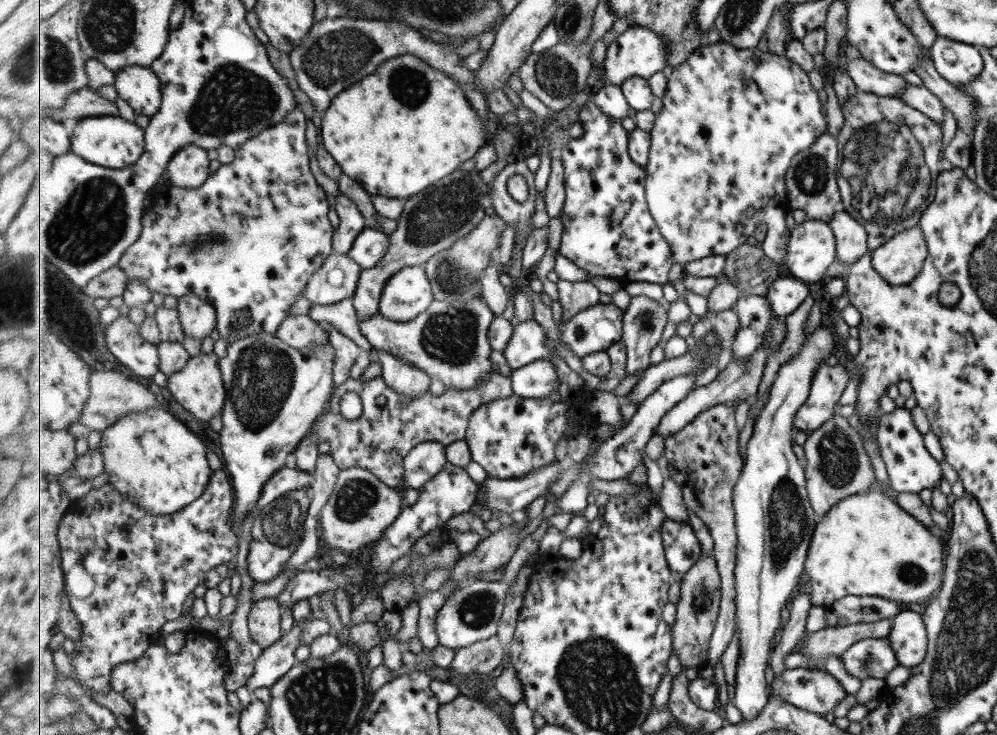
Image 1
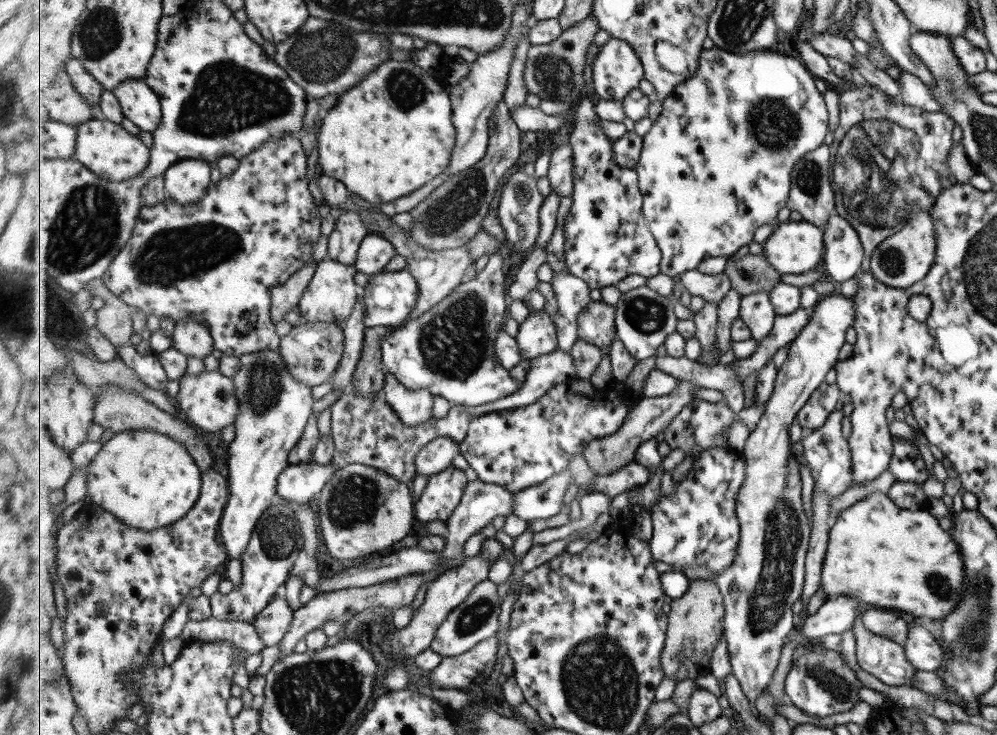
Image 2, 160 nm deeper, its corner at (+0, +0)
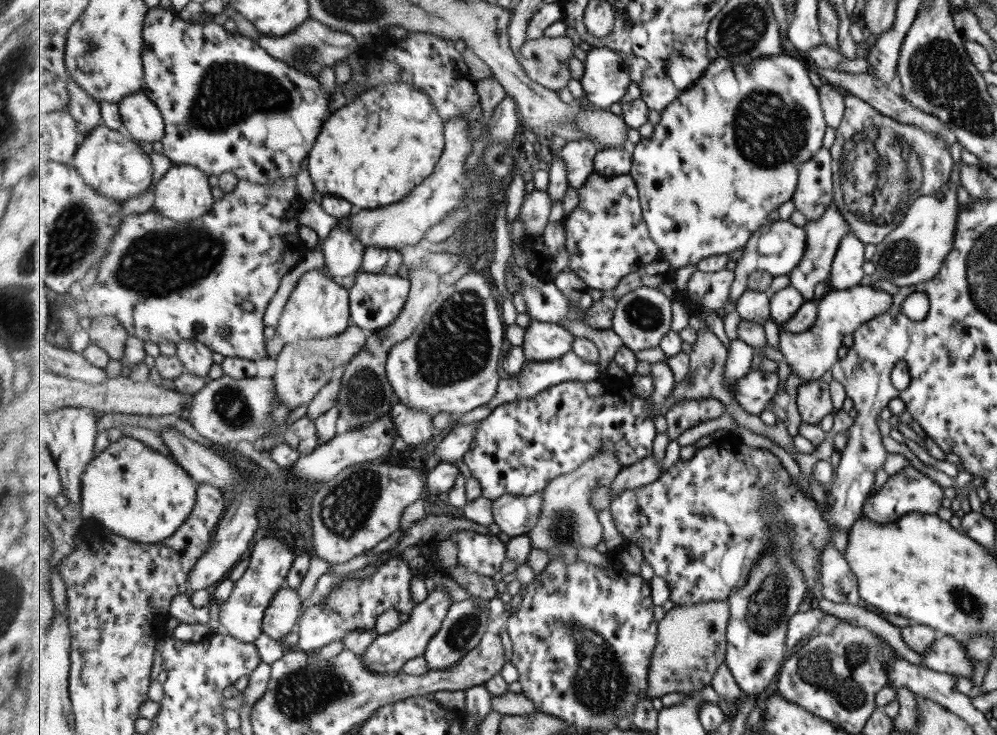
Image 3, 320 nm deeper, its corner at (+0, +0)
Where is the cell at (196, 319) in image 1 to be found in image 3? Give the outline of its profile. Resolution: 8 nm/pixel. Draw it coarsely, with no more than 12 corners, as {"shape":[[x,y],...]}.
{"shape":[[197,339],[181,342],[176,356],[185,371],[208,376],[213,350]]}

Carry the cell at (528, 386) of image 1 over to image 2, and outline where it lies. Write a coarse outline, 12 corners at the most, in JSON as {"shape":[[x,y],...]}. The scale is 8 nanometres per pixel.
{"shape":[[501,252],[381,342],[387,371],[452,404],[516,393],[496,354]]}

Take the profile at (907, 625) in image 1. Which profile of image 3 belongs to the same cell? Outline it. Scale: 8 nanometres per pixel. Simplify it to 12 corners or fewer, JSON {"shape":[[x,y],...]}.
{"shape":[[938,635],[919,655],[929,670],[972,678],[966,648]]}

